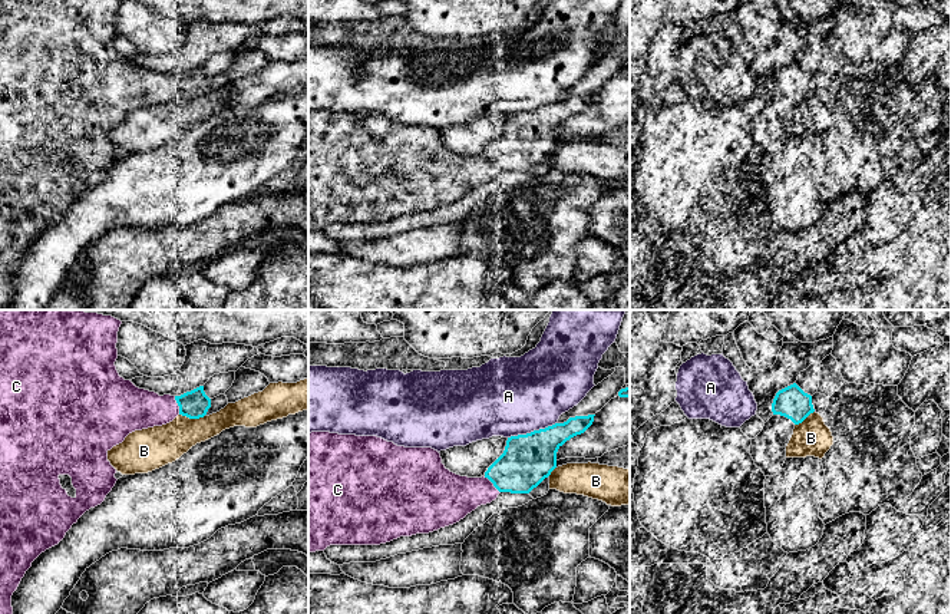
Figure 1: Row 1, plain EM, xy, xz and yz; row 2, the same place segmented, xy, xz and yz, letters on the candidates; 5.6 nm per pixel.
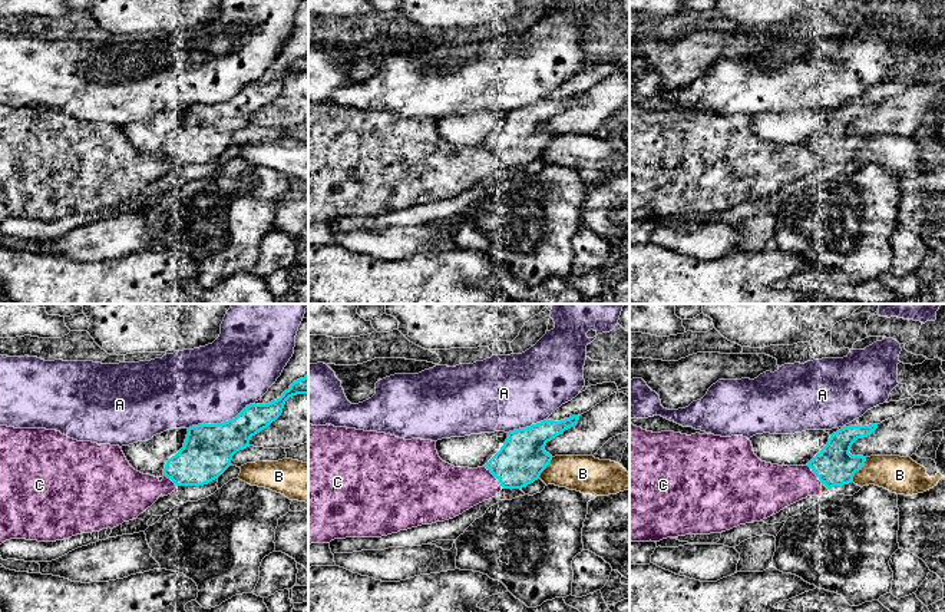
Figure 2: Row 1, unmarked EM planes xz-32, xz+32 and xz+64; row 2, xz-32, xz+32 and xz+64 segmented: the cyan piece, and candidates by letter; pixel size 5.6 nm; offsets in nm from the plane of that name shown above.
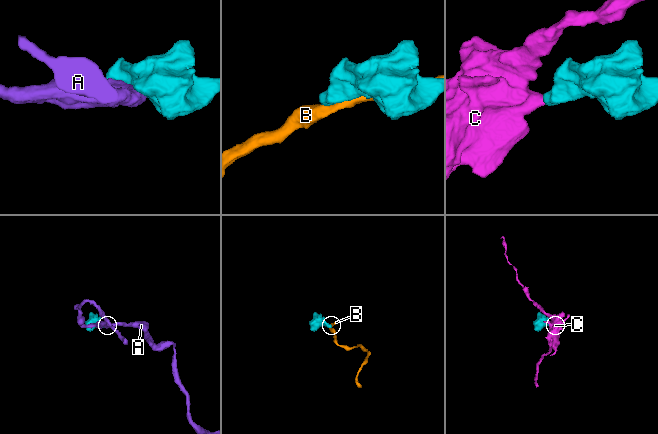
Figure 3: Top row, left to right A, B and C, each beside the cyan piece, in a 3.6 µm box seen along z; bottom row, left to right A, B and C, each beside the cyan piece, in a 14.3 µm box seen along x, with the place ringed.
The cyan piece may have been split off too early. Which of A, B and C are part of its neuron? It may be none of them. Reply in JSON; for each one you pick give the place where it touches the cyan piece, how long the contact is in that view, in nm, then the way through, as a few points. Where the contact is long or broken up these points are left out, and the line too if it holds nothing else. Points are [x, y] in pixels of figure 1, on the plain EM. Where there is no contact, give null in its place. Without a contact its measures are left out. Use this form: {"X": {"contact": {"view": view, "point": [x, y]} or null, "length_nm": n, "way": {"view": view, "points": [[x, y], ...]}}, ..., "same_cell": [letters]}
{"same_cell": []}

